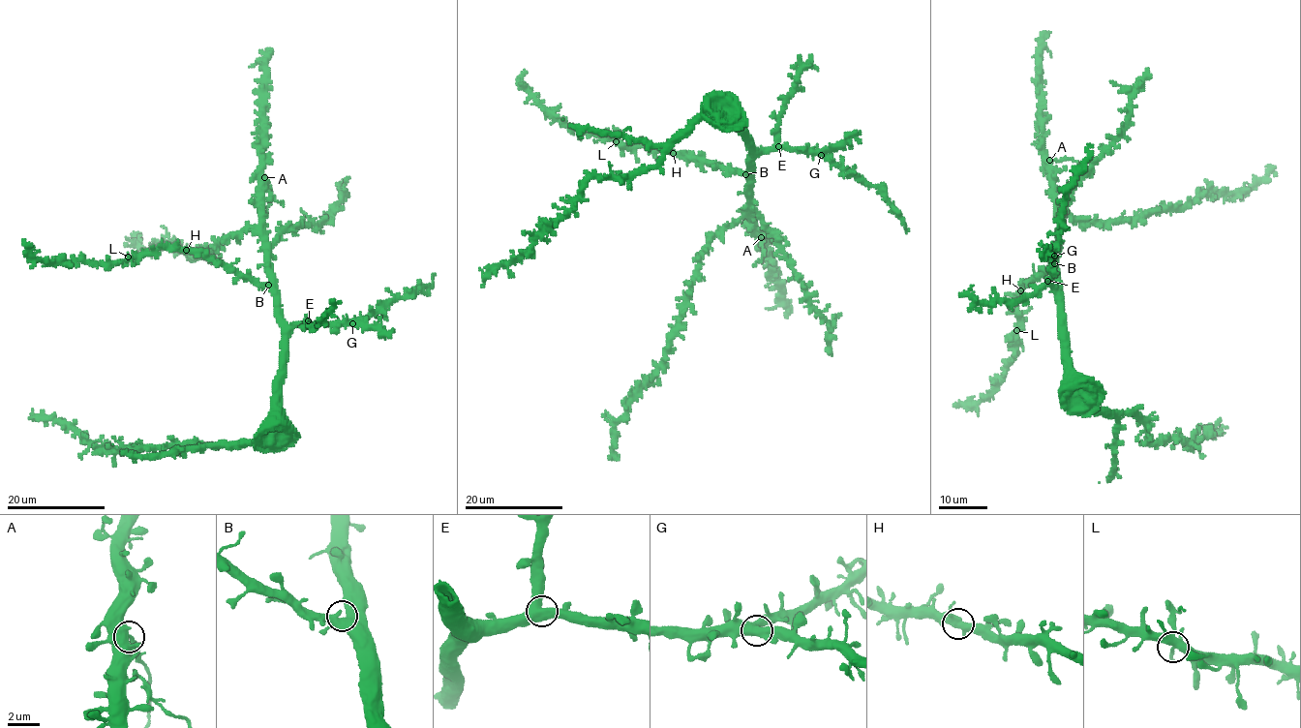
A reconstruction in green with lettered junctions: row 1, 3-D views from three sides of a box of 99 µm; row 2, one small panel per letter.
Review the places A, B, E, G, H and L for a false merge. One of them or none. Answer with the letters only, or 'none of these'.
A

